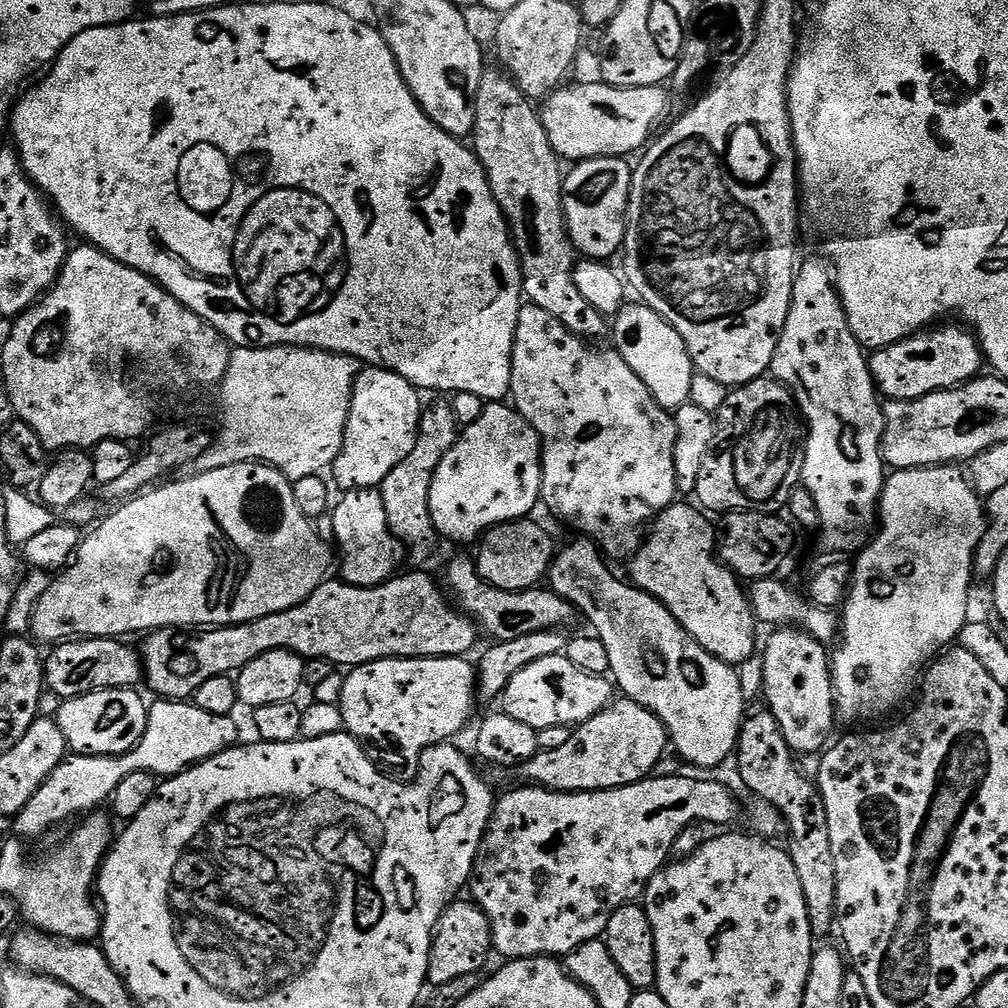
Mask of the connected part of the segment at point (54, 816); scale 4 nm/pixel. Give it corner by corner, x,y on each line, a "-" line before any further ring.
163,698
157,699
155,702
157,704
153,703
148,709
148,721
142,738
126,754
121,756
72,754
64,759
54,770
54,774
50,774
50,778
46,778
46,782
42,782
42,786
38,786
34,798
30,798
30,802
26,802
26,806
22,806
22,810
14,817
17,832
15,832
15,835
25,841
36,840
39,836
46,835
51,828
66,823
67,820
73,819
72,821
75,821
77,818
83,817
85,814
91,814
101,806
107,805
111,801
114,790
118,790
118,782
122,782
122,778
130,778
130,774
149,772
157,778
177,776
178,773
185,772
195,764
209,760
211,756
217,756
219,752
224,752
233,747
241,739
241,737
239,738
240,728
235,724
235,719
232,716
206,714
206,710
202,710
195,702
166,700

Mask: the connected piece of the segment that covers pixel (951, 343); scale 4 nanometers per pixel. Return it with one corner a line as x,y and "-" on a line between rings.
967,327
948,328
945,332
928,330
907,340
900,340
888,348
882,348
871,353
868,368
876,383
876,391
888,400
917,400
931,392
945,392
947,388
958,388
969,380
977,379
985,367
984,353
980,350
980,341

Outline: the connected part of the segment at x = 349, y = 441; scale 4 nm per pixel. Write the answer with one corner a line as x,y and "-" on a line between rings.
364,366
356,373
344,445
330,469
331,479
344,492
355,488
379,489
383,480
414,450
418,438
421,393
388,368

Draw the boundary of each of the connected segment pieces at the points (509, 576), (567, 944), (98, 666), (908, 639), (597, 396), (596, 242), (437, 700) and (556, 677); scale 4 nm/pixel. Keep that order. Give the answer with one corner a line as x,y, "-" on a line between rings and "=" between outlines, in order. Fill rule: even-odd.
525,518
511,524
497,524
484,533
479,541
480,553
474,556
476,569
483,580
507,592
524,592
537,587
543,581
540,579
549,575
554,559
552,540
546,529
532,522
=
675,774
664,776
653,775
651,778
636,781
621,788
603,789
600,792
552,792
548,788
535,786
520,786
513,792
508,792
504,797
495,801
492,809
492,821
488,823
487,830
480,843
476,861
472,867
471,899
486,914
492,927
492,946
497,953
501,952
508,960
529,960
531,956
546,956
549,958
563,958
578,946
591,940
599,940
604,935
606,926
614,914
623,904
639,901
648,888
650,878
658,874
669,863
672,856
674,842
678,842
678,834
692,824
705,823
711,826
728,824
740,812
740,804
736,796
724,784
716,780
699,780
696,776
681,776
=
77,638
57,643
56,649
47,653
44,665
47,691
65,701
107,688
135,689
136,683
144,680
142,656
124,643
128,642
120,638
=
956,466
905,468
893,471
885,479
884,493
880,495
878,527
868,547
855,557
855,560
857,559
856,573
850,576
850,587
842,605
842,627
839,631
838,643
830,656
832,684
836,687
836,711
841,721
876,720
879,716
894,711
912,691
913,693
917,691
922,680
922,673
931,665
934,657
943,653
959,637
965,624
969,623
968,591
972,588
972,580
974,581
973,564
979,543
982,542
986,517
985,505
981,497
965,477
964,480
960,477
960,471
961,469
=
525,303
518,314
516,341
512,347
512,390
510,400
516,411
524,415
526,422
530,422
530,426
540,436
542,467
544,469
540,498
543,507
548,507
562,523
577,528
580,531
577,533
581,537
595,542
609,557
624,555
627,557
637,547
638,536
636,540
636,531
644,523
647,525
649,522
655,521
661,512
666,511
670,505
677,503
678,489
676,487
676,471
674,470
676,418
669,409
664,408
656,401
654,394
650,394
650,390
646,390
646,382
642,382
642,378
638,378
638,374
634,374
634,370
630,370
630,366
621,358
619,352
615,350
599,352
596,348
599,347
585,342
570,330
566,330
566,326
562,326
562,322
558,322
558,318
546,314
546,310
=
611,156
577,161
563,177
563,210
566,228
575,251
585,259
611,261
615,252
619,253
624,246
624,235
627,232
628,203
631,200
633,165
627,159
=
414,656
355,665
345,675
339,702
348,735
368,746
377,744
380,748
388,748
393,744
412,762
419,761
430,746
455,741
455,736
467,726
472,707
478,704
478,672
470,661
462,656
=
561,654
538,658
538,662
522,666
522,670
518,670
518,674
514,674
506,686
502,711
537,730
550,726
579,726
613,702
612,692
614,684
608,676
586,674
586,670
578,670
574,662

